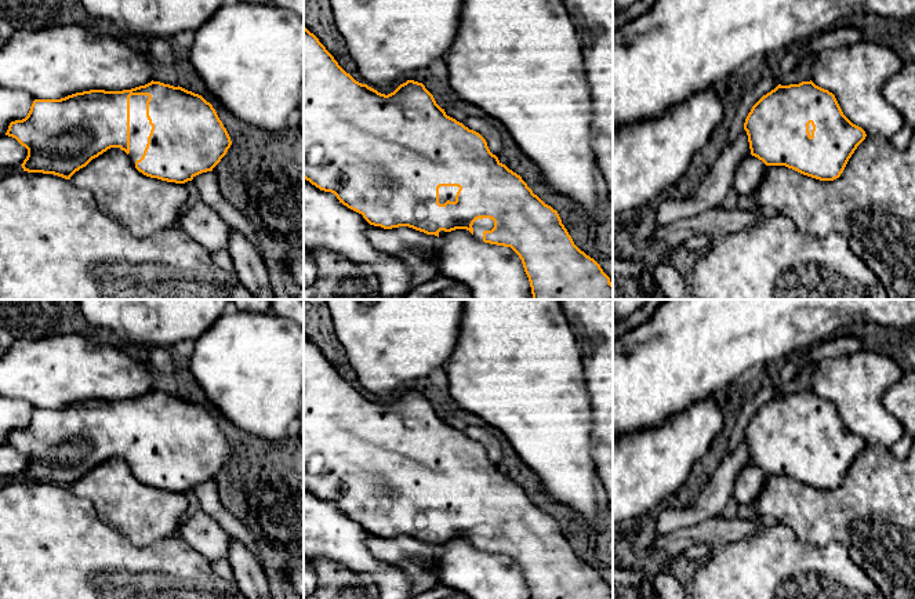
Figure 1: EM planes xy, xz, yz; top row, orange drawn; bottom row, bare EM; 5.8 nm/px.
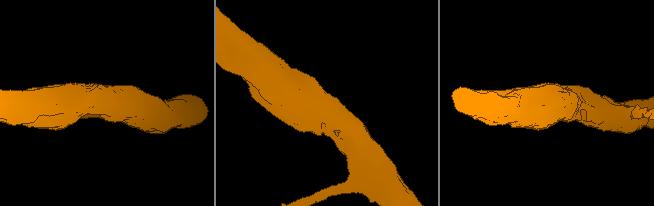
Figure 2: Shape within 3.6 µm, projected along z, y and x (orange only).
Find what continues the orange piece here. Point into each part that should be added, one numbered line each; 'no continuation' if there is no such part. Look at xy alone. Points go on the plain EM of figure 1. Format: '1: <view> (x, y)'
1: xy (140, 438)

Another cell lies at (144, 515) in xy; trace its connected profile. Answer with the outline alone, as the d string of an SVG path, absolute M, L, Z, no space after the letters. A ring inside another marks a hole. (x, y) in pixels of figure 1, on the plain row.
M120 457L92 468L70 491L88 498L98 519L137 547L174 536L188 516L184 493L144 484Z

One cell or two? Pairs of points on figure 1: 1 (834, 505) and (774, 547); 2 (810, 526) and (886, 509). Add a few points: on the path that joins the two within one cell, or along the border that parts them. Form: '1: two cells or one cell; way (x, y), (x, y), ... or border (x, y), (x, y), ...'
1: two cells; border (766, 522), (780, 522), (799, 540), (824, 545)
2: one cell; way (830, 515), (867, 514)

